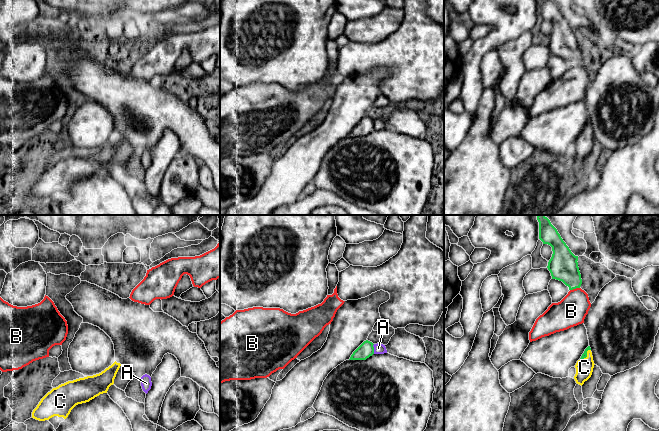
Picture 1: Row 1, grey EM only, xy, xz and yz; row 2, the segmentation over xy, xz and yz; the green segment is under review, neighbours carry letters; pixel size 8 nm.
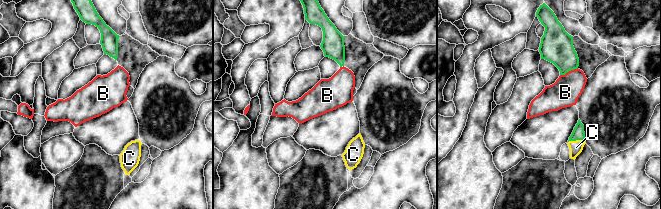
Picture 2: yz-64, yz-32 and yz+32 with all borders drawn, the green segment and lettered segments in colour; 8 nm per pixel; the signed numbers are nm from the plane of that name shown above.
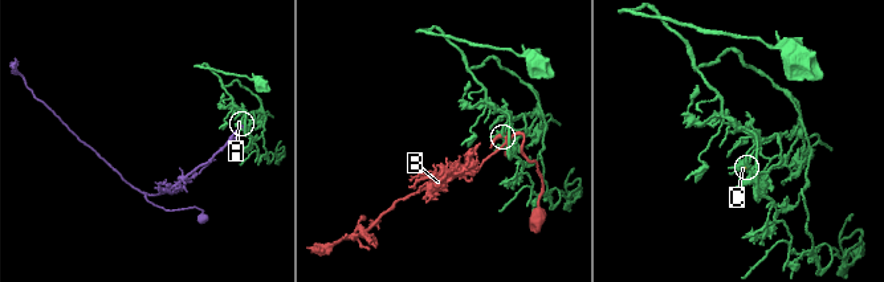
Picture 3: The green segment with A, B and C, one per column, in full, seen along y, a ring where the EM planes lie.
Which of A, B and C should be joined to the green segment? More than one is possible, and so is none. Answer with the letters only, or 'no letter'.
C

